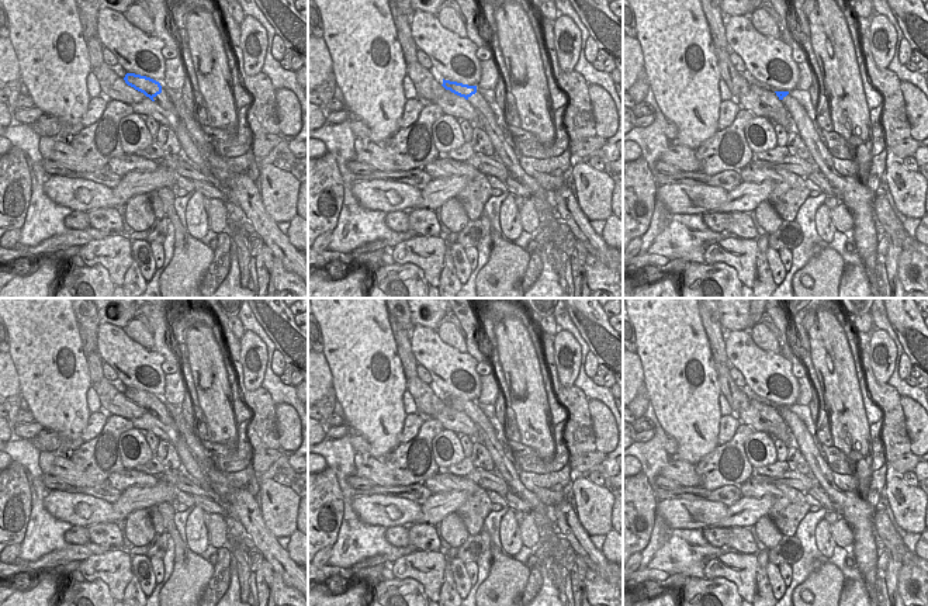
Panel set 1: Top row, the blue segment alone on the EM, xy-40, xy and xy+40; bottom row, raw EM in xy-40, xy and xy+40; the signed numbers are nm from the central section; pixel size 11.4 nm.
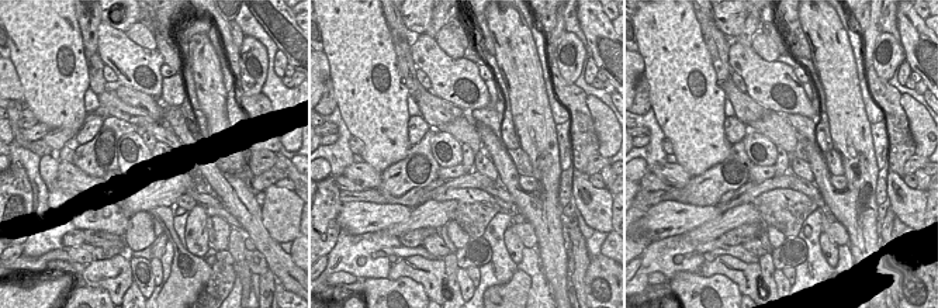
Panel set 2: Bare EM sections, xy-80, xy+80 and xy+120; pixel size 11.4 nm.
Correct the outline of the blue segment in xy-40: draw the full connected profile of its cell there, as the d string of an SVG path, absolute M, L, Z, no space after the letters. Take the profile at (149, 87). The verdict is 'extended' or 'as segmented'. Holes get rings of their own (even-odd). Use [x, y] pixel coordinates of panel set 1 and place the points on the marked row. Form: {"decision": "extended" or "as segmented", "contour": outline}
{"decision": "extended", "contour": "M127 73L124 80L128 86L159 104L163 110L174 112L173 103L159 82L135 73Z"}

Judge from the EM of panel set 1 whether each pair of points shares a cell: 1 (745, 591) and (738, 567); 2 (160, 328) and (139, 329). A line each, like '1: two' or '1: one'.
1: one
2: two

